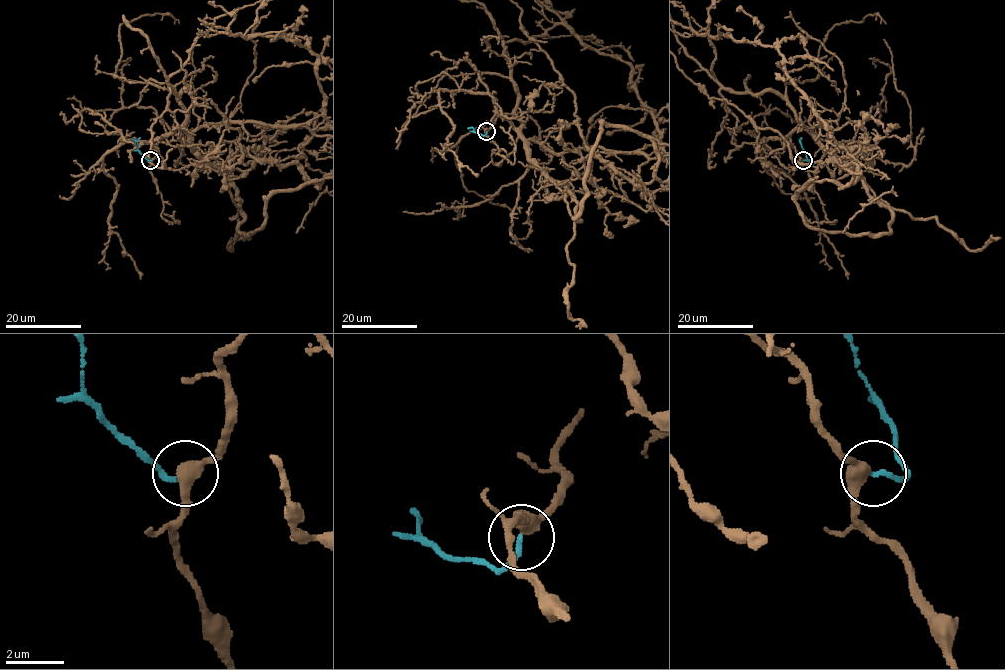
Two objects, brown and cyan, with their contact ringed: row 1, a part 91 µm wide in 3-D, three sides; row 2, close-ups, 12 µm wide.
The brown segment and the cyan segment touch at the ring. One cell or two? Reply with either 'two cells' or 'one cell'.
one cell

